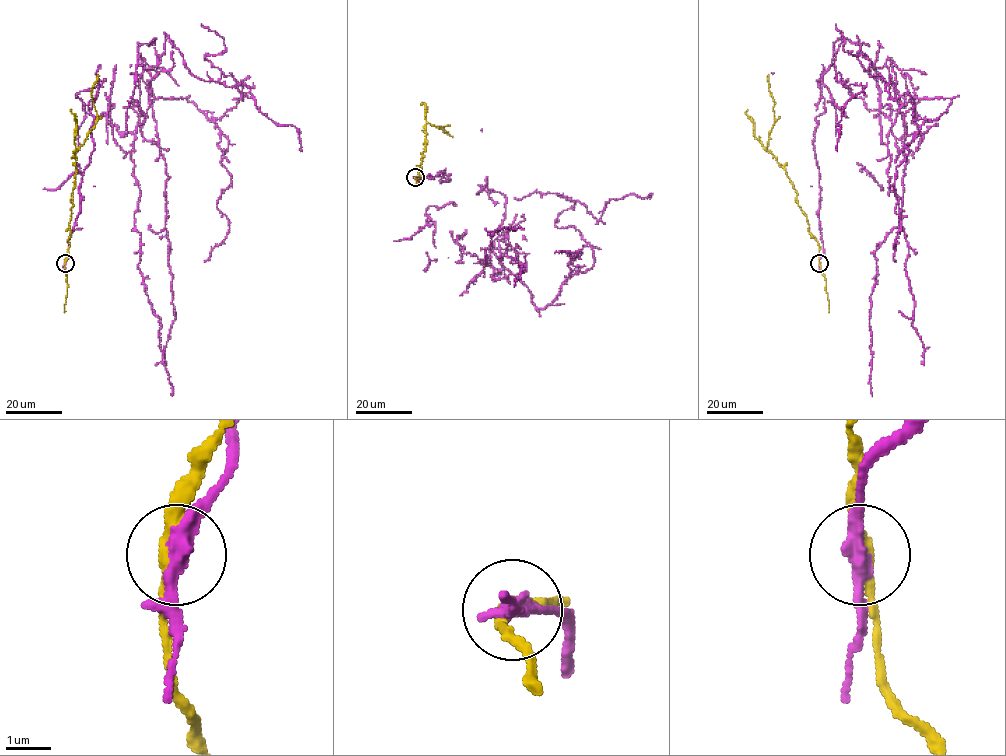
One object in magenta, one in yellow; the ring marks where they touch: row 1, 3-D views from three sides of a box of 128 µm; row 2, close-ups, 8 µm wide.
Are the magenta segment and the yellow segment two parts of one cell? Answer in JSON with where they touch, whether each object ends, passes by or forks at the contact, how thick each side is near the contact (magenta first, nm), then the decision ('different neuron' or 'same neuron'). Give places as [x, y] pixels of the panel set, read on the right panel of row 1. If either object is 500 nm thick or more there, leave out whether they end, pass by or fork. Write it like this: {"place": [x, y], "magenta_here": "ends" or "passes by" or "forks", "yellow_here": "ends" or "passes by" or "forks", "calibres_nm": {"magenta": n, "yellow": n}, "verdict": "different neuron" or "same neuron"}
{"place": [819, 263], "magenta_here": "passes by", "yellow_here": "passes by", "calibres_nm": {"magenta": 360, "yellow": 240}, "verdict": "different neuron"}

